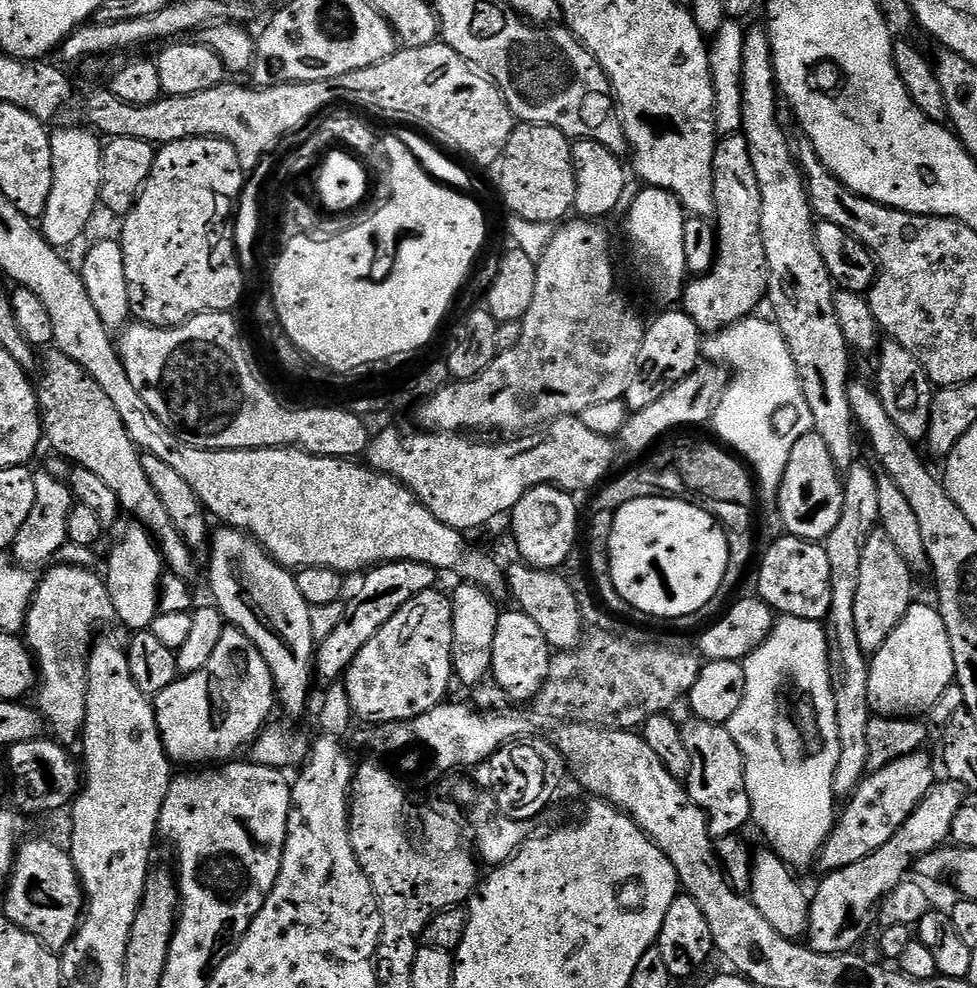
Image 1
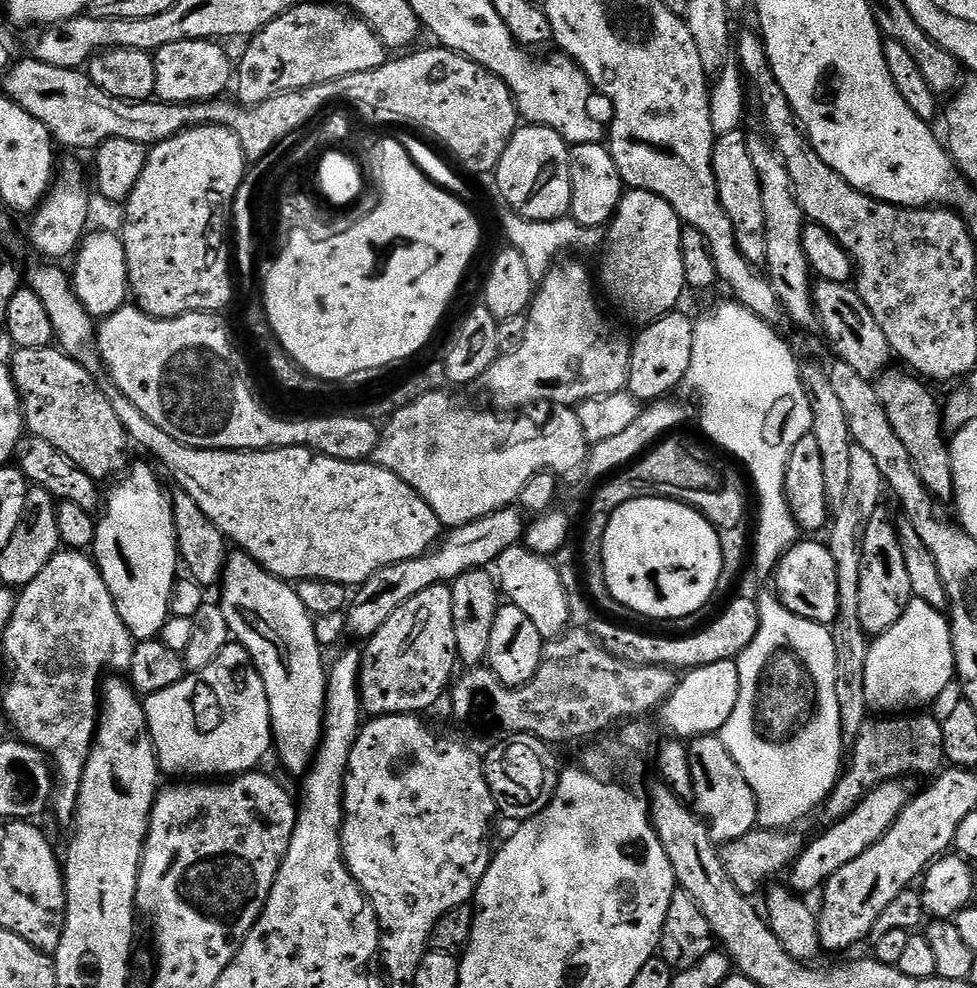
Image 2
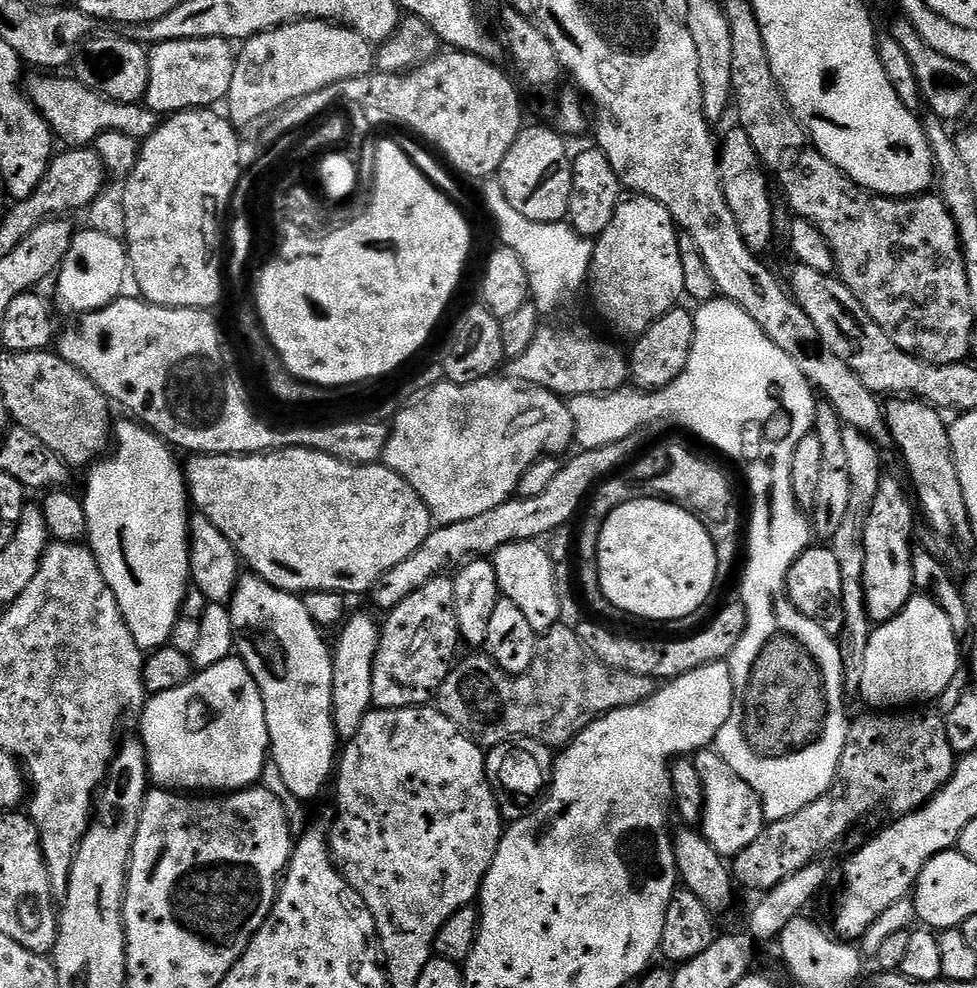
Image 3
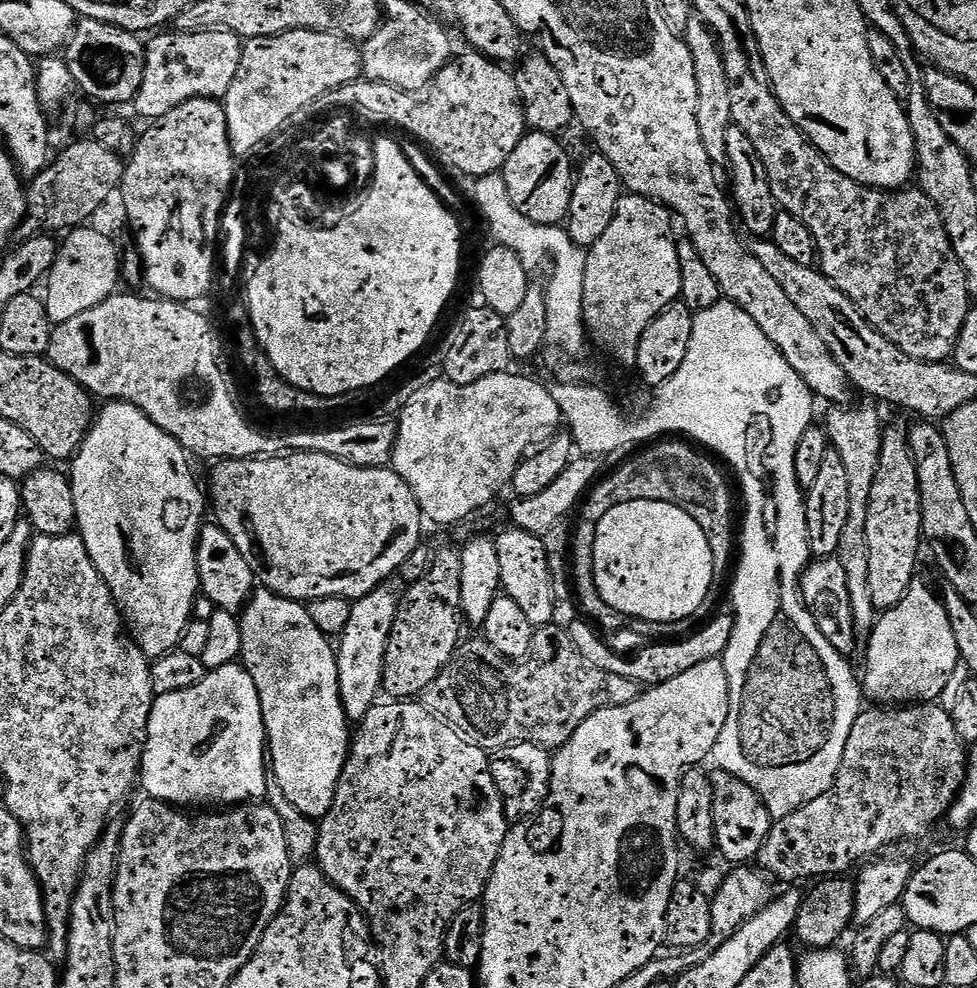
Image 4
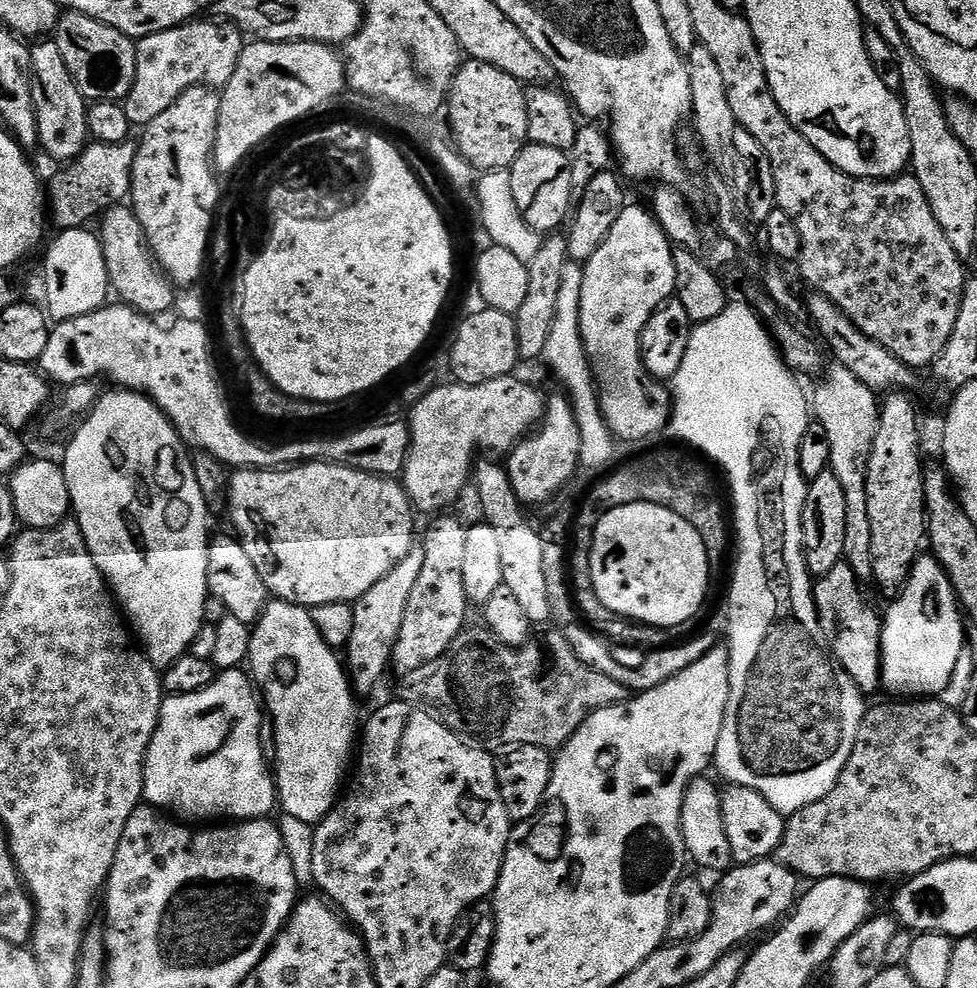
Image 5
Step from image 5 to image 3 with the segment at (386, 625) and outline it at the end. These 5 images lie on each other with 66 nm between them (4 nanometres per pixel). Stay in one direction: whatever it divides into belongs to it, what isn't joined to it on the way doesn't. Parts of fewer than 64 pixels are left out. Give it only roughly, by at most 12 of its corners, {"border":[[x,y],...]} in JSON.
{"border":[[349,615],[331,649],[332,717],[347,742],[373,711],[382,624]]}

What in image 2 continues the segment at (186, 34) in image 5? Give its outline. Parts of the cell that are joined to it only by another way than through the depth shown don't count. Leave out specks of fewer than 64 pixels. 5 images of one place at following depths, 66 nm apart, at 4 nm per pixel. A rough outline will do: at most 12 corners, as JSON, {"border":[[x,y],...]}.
{"border":[[214,40],[154,53],[155,99],[223,97],[234,60]]}

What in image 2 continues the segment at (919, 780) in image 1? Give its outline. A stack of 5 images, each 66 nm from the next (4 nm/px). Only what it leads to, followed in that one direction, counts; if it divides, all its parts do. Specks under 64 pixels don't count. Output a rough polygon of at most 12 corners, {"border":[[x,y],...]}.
{"border":[[907,783],[870,790],[790,869],[800,894],[866,854],[907,806]]}

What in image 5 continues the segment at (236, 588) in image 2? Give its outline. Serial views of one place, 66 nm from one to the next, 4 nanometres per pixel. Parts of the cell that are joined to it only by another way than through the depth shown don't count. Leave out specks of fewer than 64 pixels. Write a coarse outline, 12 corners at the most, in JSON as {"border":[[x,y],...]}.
{"border":[[269,602],[246,664],[276,731],[278,804],[319,824],[357,697],[311,611]]}

